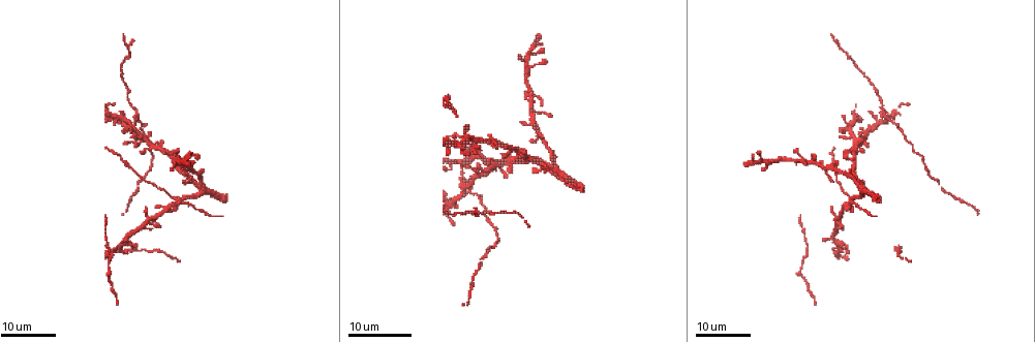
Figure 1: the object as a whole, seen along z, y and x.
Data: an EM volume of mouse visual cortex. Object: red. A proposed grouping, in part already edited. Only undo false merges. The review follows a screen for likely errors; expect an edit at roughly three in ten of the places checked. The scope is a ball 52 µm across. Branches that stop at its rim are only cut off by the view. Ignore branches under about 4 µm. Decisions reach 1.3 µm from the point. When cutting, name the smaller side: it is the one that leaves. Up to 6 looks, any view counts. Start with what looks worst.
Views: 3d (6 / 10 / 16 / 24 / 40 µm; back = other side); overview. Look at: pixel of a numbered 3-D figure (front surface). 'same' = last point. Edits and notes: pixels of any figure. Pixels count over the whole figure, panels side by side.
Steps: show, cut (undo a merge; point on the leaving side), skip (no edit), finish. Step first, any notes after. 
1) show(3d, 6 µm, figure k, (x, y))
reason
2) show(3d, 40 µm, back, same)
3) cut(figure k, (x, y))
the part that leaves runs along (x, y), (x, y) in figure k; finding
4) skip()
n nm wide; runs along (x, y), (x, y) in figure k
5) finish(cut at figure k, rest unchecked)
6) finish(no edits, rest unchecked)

show(3d, 16 µm, figure 1, (176, 200))
small branch off a trunk

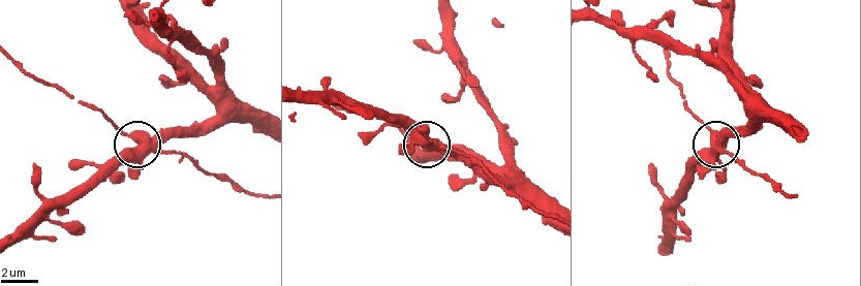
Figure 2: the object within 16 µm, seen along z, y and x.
show(3d, 10 µm, figure 2, (139, 144))

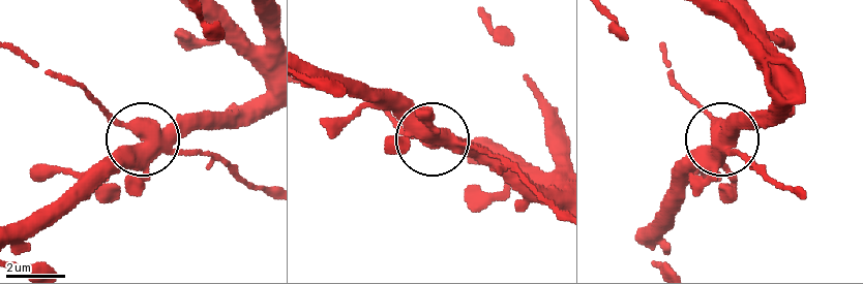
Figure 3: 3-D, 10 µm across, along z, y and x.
skip()
one neuron here

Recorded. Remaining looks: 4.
show(3d, 16 µm, figure 1, (832, 239))

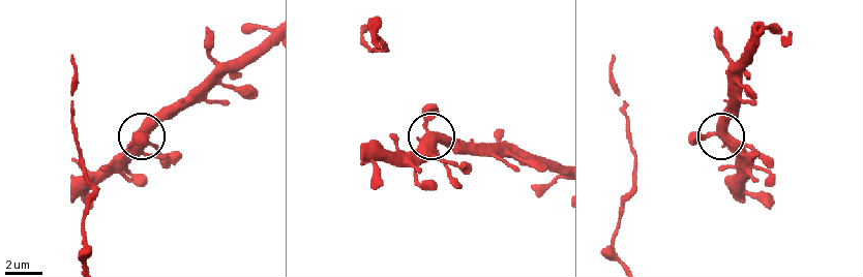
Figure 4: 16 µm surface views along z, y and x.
show(3d, 6 µm, figure 4, (428, 132))

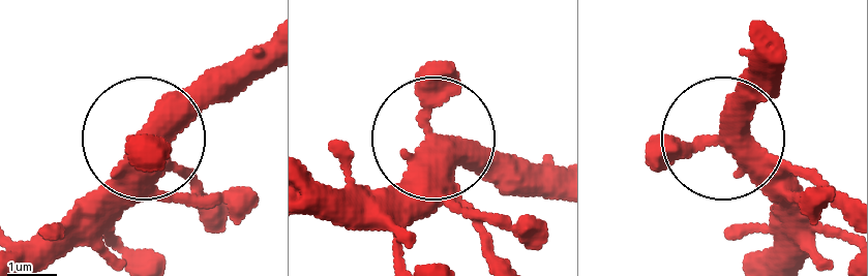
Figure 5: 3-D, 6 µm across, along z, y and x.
skip()
3 arms; runs along (265, 47), (203, 80), (55, 227) in figure 5; one neuron here

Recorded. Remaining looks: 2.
show(3d, 24 µm, figure 1, (805, 246))

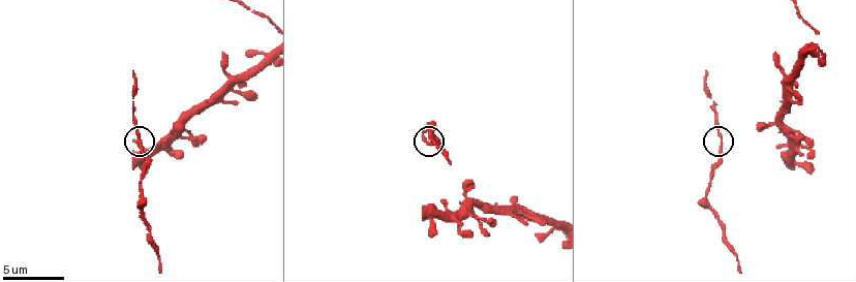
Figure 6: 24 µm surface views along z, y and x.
show(3d, 10 µm, figure 6, (140, 140))
zoom in

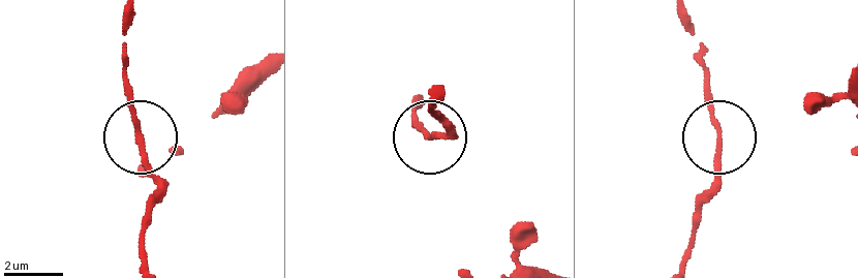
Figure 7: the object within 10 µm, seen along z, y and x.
skip()
continuous, no second neuron

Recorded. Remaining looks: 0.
finish(no edits, rest unchecked)

